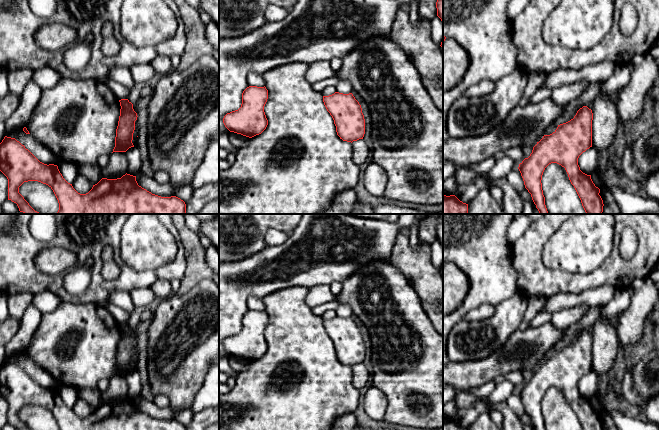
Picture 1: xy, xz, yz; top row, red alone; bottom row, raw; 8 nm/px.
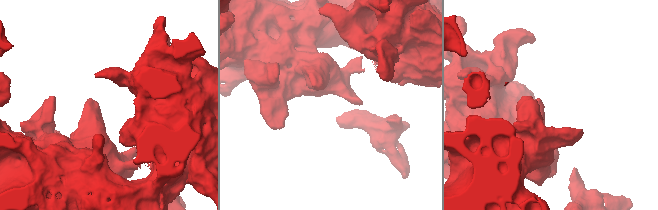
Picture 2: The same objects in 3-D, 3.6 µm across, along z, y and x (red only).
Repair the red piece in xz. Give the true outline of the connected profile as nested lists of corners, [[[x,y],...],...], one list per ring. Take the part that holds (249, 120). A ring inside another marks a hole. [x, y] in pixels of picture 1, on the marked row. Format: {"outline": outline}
{"outline": [[[249,86],[242,93],[242,104],[238,110],[227,113],[223,118],[230,131],[252,138],[261,134],[268,125],[264,106],[268,99],[266,87]]]}

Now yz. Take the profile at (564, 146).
{"outline": [[[580,108],[573,119],[558,125],[550,135],[544,135],[533,147],[532,153],[519,164],[525,188],[540,214],[549,214],[542,190],[542,175],[551,163],[565,168],[586,214],[602,214],[603,200],[600,189],[595,186],[591,175],[580,170],[579,156],[592,147],[592,110]]]}

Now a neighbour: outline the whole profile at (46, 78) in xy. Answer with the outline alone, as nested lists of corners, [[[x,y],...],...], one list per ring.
[[[52,68],[35,70],[32,75],[32,80],[42,89],[54,87],[61,79],[59,72]]]

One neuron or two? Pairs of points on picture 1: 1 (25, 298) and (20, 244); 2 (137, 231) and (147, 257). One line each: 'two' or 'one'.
1: two
2: one

